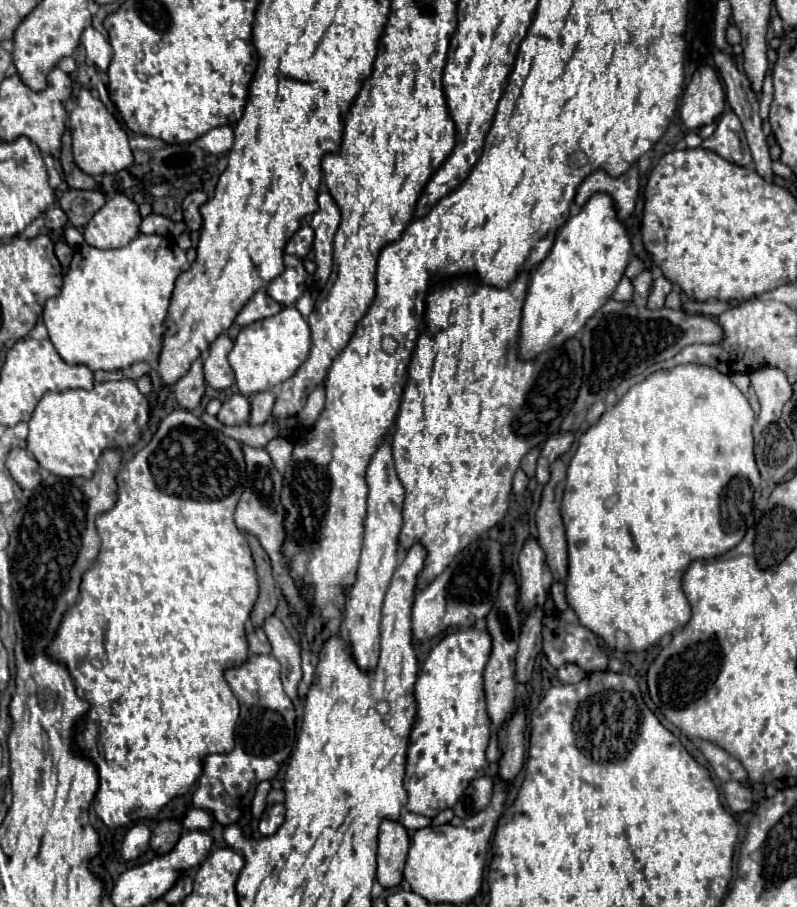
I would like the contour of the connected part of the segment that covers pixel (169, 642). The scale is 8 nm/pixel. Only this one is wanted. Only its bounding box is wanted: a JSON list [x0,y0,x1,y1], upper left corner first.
[46,408,258,828]

